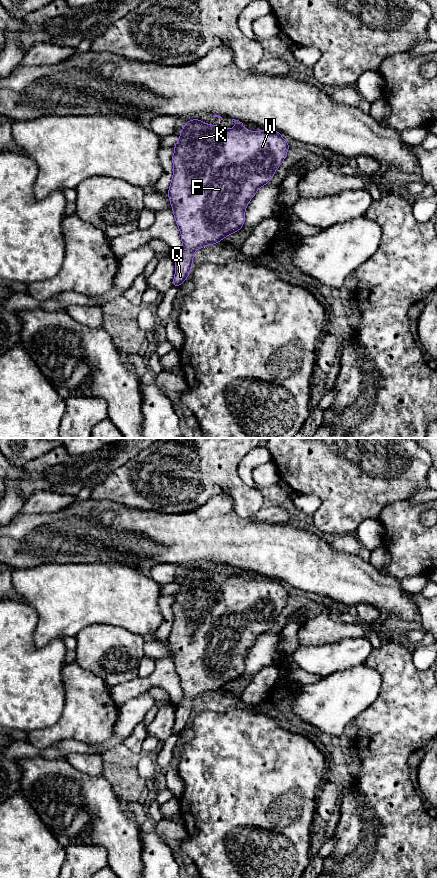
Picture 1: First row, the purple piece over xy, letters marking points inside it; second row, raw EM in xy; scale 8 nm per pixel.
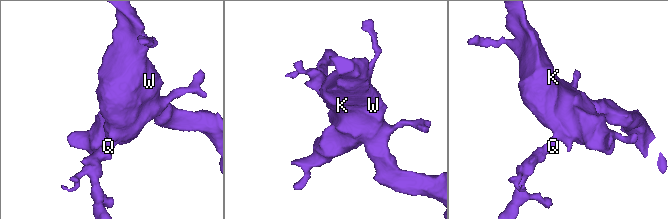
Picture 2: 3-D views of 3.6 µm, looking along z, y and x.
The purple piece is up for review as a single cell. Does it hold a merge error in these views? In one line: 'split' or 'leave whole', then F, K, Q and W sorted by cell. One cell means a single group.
leave whole; groups F K Q W

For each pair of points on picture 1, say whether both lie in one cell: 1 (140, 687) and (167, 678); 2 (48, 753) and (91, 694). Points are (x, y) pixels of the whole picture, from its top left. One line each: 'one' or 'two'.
1: one
2: two

